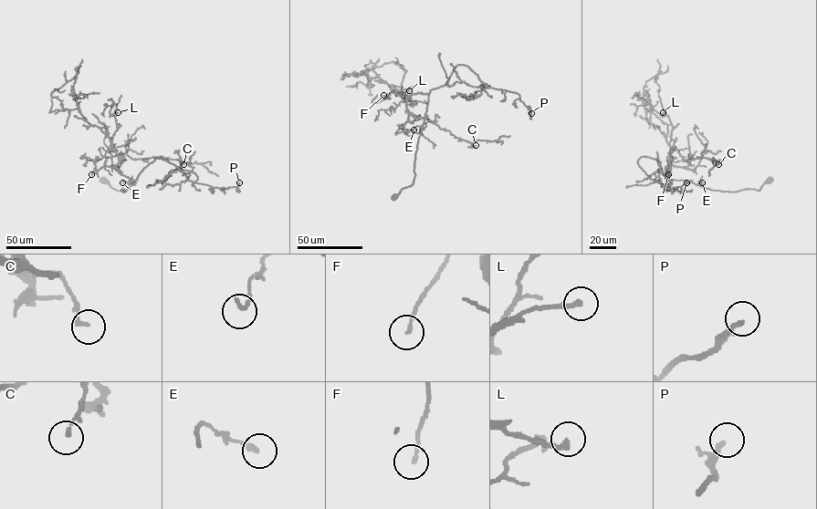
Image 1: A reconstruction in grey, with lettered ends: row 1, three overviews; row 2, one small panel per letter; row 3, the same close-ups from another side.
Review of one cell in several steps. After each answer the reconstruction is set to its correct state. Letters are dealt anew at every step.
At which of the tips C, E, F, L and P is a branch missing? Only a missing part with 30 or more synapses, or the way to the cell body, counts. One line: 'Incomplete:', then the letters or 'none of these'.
Incomplete: P

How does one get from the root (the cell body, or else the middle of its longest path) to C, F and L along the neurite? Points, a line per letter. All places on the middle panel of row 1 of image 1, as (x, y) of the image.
C: (393, 196), (413, 183), (428, 101), (426, 94), (408, 96), (410, 114), (427, 118), (476, 145)
F: (393, 196), (413, 183), (415, 151), (428, 95), (417, 93), (406, 97), (393, 92), (383, 95)
L: (393, 196), (413, 183), (427, 103), (426, 94), (404, 98), (408, 99), (402, 88), (409, 90)

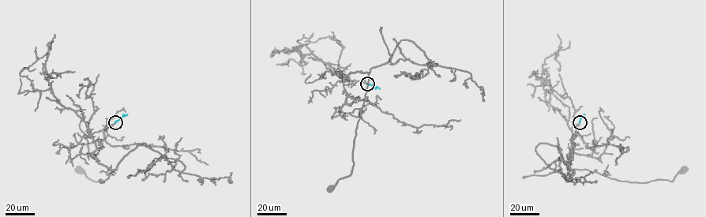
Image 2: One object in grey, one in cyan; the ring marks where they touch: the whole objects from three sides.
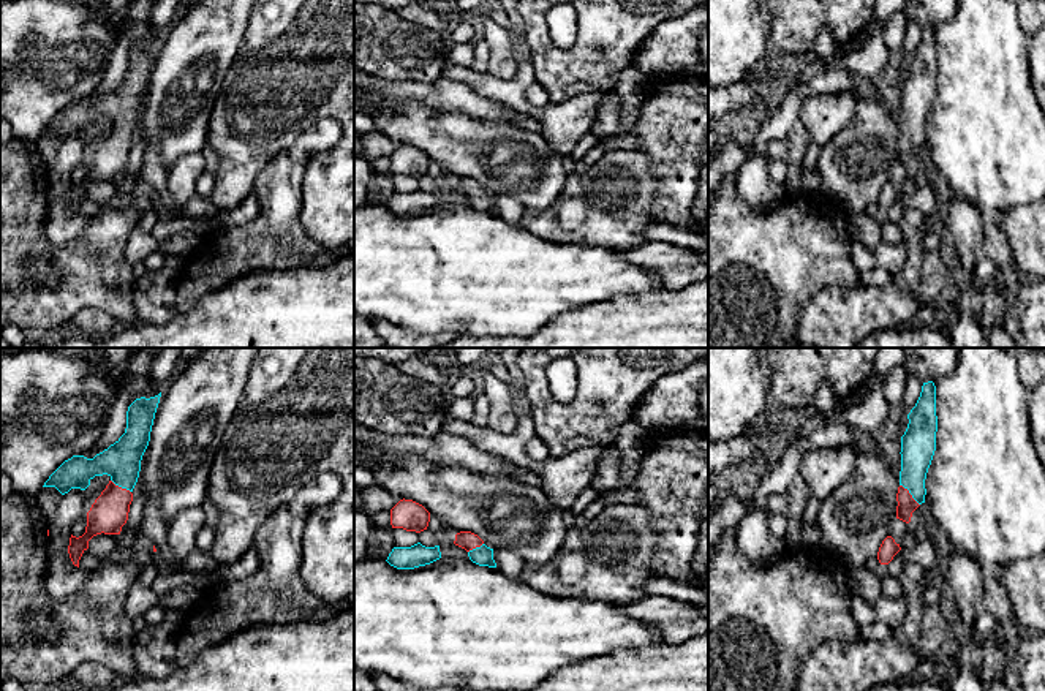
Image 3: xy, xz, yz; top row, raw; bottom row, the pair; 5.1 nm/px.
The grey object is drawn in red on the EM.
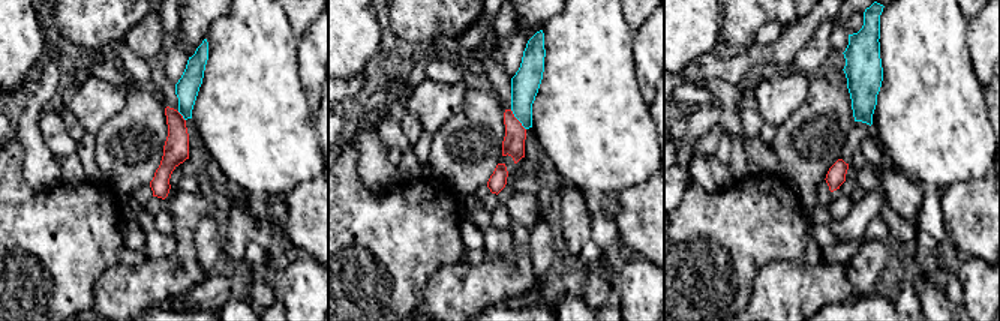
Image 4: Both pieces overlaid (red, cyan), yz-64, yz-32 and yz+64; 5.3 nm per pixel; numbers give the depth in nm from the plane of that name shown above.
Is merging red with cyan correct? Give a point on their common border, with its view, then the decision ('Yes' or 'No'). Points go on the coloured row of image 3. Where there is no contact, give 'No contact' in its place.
Touches red at yz (909, 494). Yes

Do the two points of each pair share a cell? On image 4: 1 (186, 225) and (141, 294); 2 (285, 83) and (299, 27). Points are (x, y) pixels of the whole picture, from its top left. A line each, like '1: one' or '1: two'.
1: one
2: two

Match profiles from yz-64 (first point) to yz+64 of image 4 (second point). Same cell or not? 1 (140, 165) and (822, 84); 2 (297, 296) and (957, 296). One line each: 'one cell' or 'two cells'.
1: one cell
2: two cells

